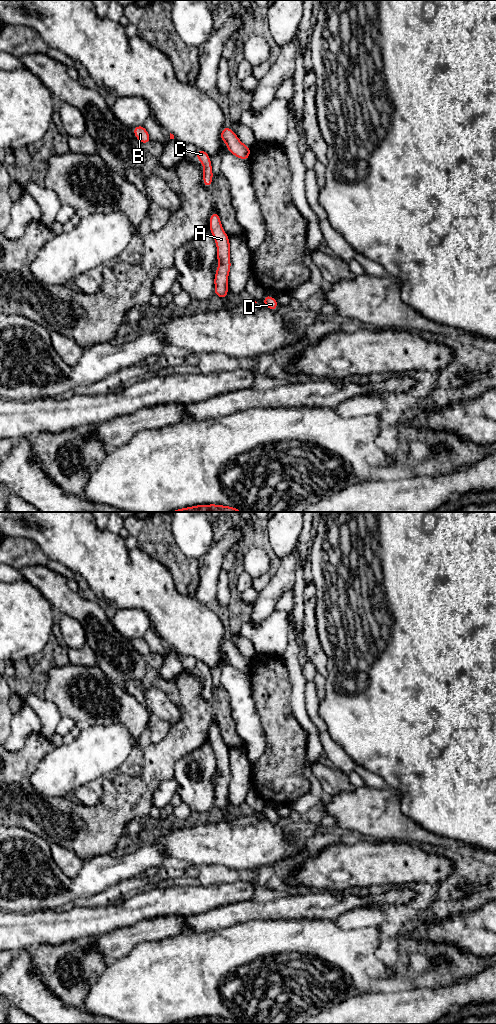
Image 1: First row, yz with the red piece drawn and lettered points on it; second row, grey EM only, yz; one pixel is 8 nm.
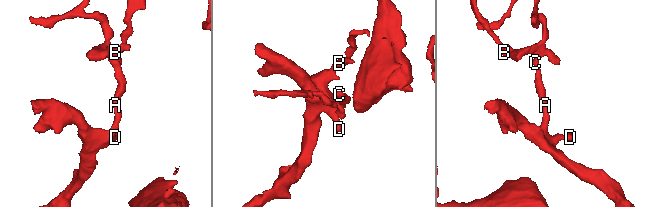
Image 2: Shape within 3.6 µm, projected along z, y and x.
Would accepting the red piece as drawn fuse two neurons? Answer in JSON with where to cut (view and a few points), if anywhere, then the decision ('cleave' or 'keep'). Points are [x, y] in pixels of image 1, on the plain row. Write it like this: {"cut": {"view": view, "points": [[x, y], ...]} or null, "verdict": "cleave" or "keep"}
{"cut": null, "verdict": "keep"}

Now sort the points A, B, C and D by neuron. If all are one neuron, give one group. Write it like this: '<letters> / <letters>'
A B C D

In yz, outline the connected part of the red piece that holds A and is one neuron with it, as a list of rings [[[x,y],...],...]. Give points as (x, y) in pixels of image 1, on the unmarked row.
[[[217,723],[212,724],[209,739],[217,758],[218,772],[218,780],[214,788],[213,806],[223,812],[228,809],[228,787],[231,781],[229,748],[224,744]]]

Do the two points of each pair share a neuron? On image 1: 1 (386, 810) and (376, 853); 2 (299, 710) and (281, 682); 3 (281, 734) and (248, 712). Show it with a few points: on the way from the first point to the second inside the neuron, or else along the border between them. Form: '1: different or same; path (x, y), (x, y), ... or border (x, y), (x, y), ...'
1: different; border (375, 840), (395, 840), (398, 842)
2: different; border (288, 673), (291, 683), (291, 707), (296, 719)
3: different; border (252, 698), (266, 743)

